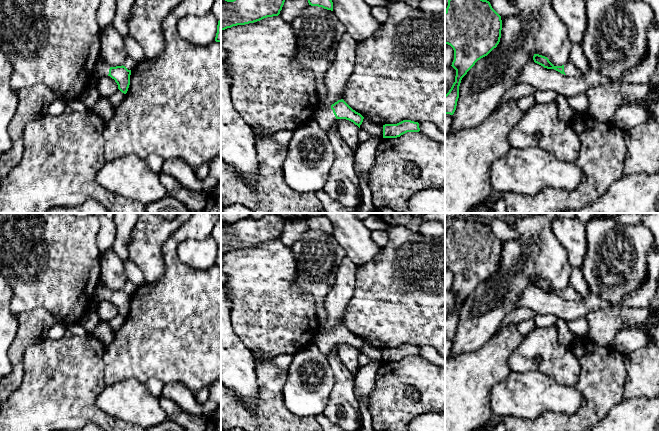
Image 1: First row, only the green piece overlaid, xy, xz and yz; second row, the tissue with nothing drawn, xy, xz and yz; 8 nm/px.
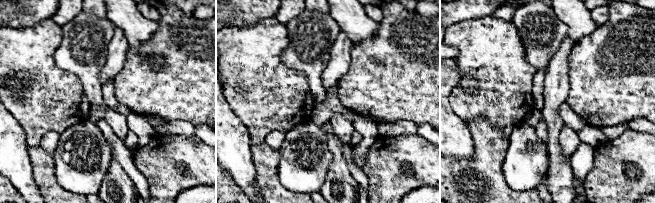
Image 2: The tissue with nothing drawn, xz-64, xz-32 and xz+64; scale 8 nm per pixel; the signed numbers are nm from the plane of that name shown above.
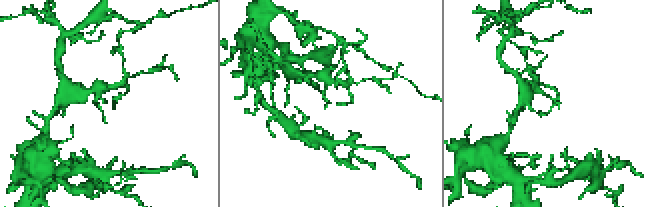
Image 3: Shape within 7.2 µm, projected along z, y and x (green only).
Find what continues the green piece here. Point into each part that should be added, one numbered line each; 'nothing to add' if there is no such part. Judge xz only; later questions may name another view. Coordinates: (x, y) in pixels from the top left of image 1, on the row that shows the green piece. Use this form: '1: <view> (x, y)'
1: xz (325, 117)

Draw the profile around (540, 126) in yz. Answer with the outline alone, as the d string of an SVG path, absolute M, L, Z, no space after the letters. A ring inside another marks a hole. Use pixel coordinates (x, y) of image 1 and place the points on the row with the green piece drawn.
M553 102L536 103L524 112L509 134L510 147L539 147L559 160L575 162L580 142L570 121L561 120Z

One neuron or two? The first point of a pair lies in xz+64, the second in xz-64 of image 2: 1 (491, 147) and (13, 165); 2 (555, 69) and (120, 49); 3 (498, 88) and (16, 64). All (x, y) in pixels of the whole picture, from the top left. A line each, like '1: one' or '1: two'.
1: two
2: one
3: one

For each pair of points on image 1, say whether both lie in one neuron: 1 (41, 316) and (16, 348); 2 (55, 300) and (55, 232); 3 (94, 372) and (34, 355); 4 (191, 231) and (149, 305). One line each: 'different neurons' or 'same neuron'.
1: same neuron
2: same neuron
3: same neuron
4: same neuron

